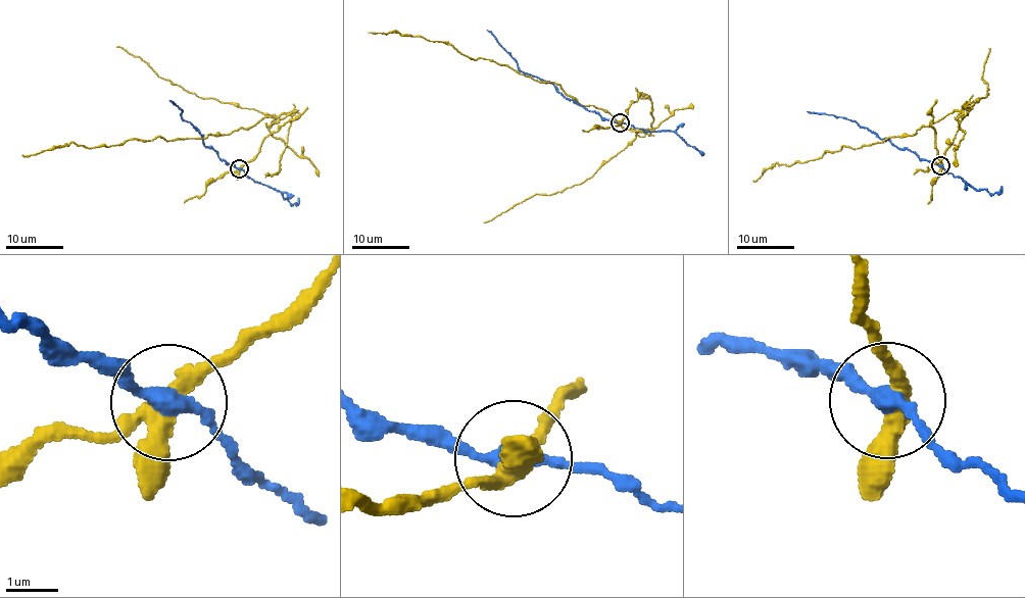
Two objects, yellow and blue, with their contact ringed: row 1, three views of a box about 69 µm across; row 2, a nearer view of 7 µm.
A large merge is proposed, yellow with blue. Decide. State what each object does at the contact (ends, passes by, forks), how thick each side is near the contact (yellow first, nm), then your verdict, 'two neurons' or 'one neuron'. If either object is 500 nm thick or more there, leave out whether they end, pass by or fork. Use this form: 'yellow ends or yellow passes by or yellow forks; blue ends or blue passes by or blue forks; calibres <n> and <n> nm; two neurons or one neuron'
yellow forks; blue passes by; calibres 320 and 280 nm; two neurons

